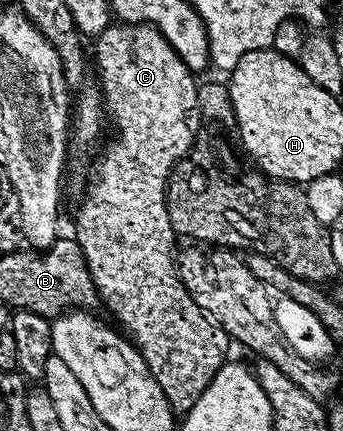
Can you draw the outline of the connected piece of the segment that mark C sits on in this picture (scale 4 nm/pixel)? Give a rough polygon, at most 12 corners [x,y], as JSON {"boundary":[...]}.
{"boundary":[[153,25],[95,38],[116,138],[74,239],[173,411],[228,334],[188,294],[168,179],[198,81]]}

